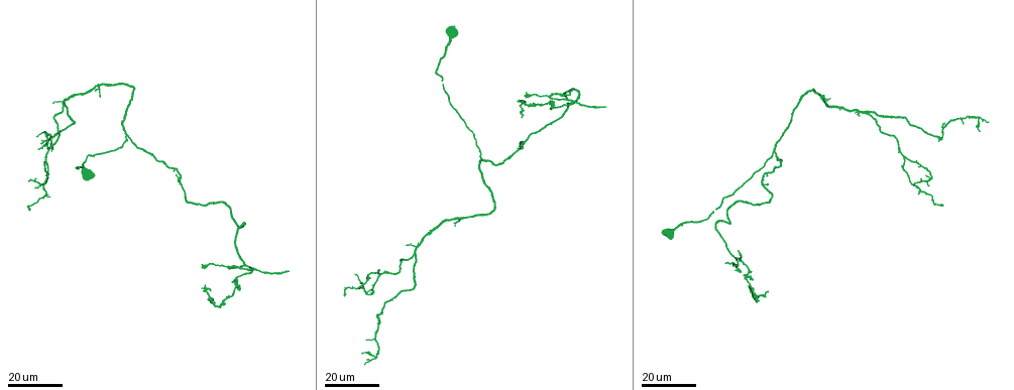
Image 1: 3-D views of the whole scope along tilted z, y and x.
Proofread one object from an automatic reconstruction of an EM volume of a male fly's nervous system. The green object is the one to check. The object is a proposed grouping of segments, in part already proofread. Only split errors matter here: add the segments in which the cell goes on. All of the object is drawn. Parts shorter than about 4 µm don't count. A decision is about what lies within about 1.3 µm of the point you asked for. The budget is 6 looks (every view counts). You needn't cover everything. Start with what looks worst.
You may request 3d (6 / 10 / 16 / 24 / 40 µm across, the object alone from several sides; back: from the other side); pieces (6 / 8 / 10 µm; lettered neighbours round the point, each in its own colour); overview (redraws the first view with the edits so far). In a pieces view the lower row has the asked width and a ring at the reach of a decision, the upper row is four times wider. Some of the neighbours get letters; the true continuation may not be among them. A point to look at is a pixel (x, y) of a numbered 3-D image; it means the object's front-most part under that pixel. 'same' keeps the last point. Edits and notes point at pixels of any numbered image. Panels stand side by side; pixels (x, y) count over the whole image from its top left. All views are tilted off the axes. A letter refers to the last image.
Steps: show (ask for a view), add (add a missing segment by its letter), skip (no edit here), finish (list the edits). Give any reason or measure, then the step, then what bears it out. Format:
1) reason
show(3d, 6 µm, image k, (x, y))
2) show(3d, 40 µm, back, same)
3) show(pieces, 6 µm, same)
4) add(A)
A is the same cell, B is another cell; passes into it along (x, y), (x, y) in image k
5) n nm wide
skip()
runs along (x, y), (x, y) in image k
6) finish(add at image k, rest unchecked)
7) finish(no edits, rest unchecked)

show(3d, 24 µm, image 1, (572, 88))

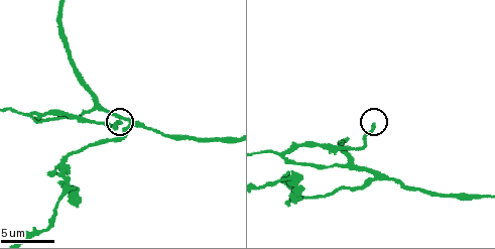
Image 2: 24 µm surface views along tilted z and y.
see the neighbours
show(pieces, 6 µm, image 2, (121, 121))

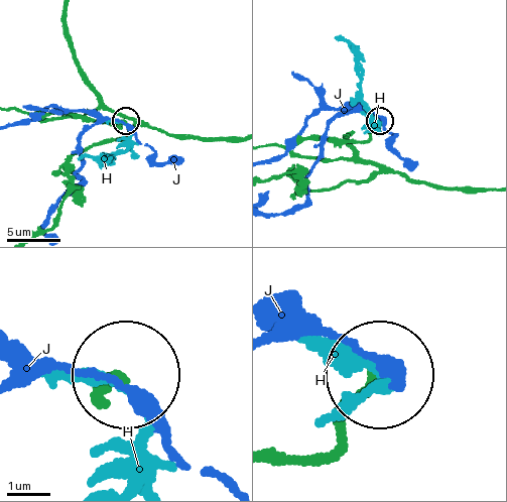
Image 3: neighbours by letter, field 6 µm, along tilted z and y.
skip()
H and J are other cells; no lettered segment goes on from it

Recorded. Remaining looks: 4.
branch stops here
show(3d, 16 µm, image 1, (289, 272))

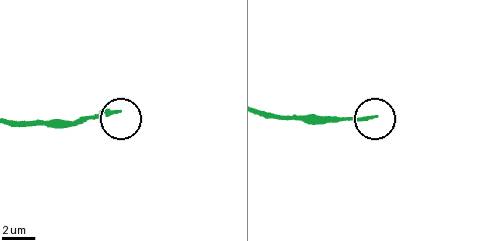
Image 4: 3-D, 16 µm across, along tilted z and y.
show(pieces, 6 µm, image 4, (374, 118))

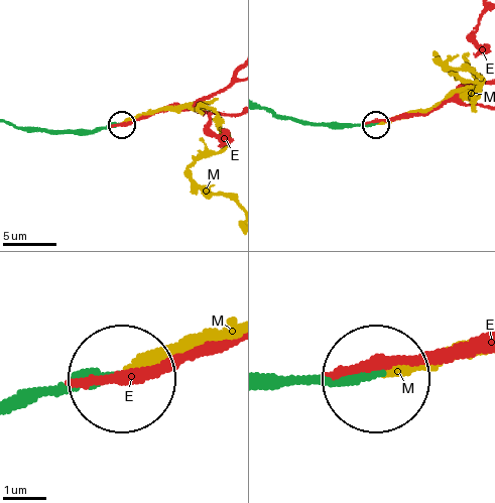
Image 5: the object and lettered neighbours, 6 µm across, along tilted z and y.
190 nm wide
add(M)
M is the same cell, E is another cell; passes into it along (15, 395), (86, 390), (225, 339) in image 5; the cell continues

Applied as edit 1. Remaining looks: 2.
an open end
show(3d, 16 µm, image 1, (30, 210))

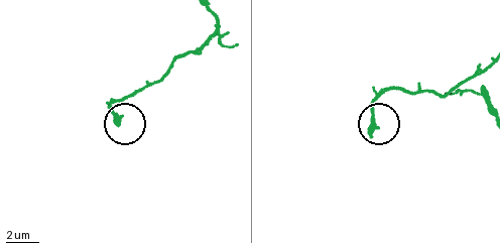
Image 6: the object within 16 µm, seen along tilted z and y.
what lies round it
show(pieces, 6 µm, image 6, (369, 132))

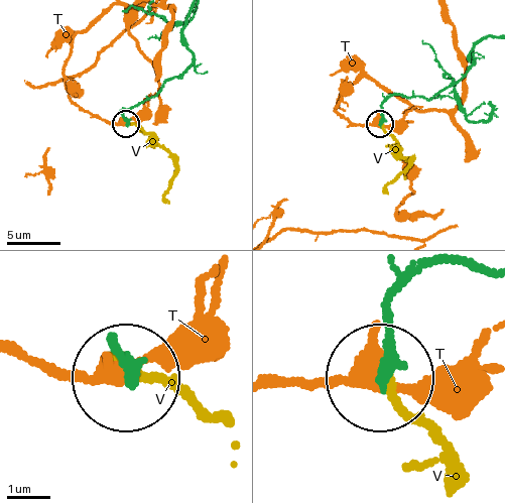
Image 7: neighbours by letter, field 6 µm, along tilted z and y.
skip()
T and V are other cells; runs along (191, 14), (182, 32), (193, 61), (123, 111), (126, 123) in image 7; no lettered segment goes on from it

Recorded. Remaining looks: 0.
finish(add at image 5, rest unchecked)

